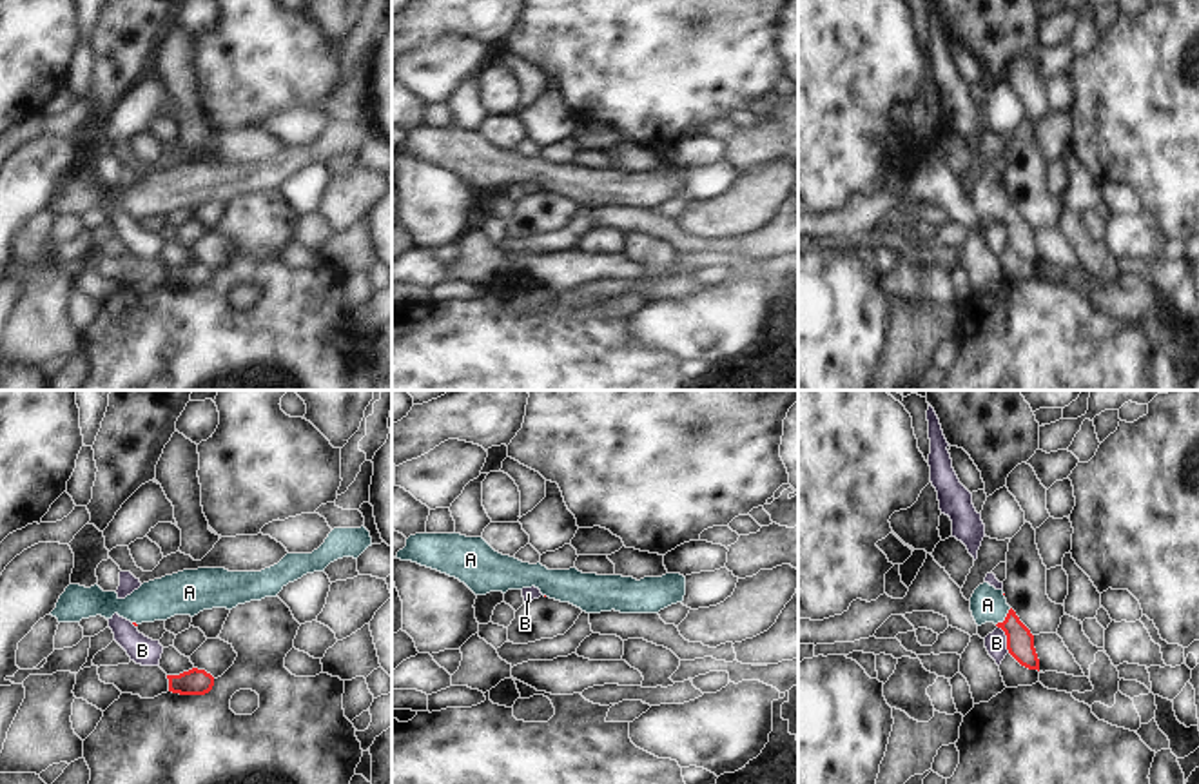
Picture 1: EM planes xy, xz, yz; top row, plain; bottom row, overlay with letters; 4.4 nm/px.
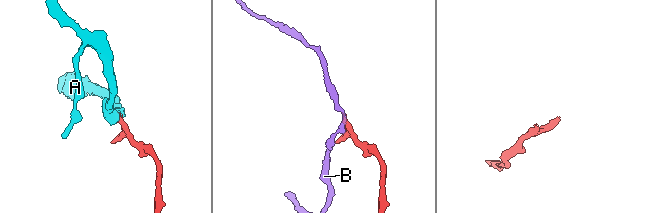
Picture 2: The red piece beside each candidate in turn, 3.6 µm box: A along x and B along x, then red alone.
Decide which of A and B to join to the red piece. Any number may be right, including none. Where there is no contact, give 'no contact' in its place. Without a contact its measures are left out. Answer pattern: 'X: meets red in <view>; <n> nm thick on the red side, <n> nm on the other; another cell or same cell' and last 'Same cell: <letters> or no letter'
A: meets red in yz; 130 nm thick on the red side, 160 nm on the other; same cell
B: meets red in yz; 130 nm thick on the red side, 100 nm on the other; another cell
Same cell: A

